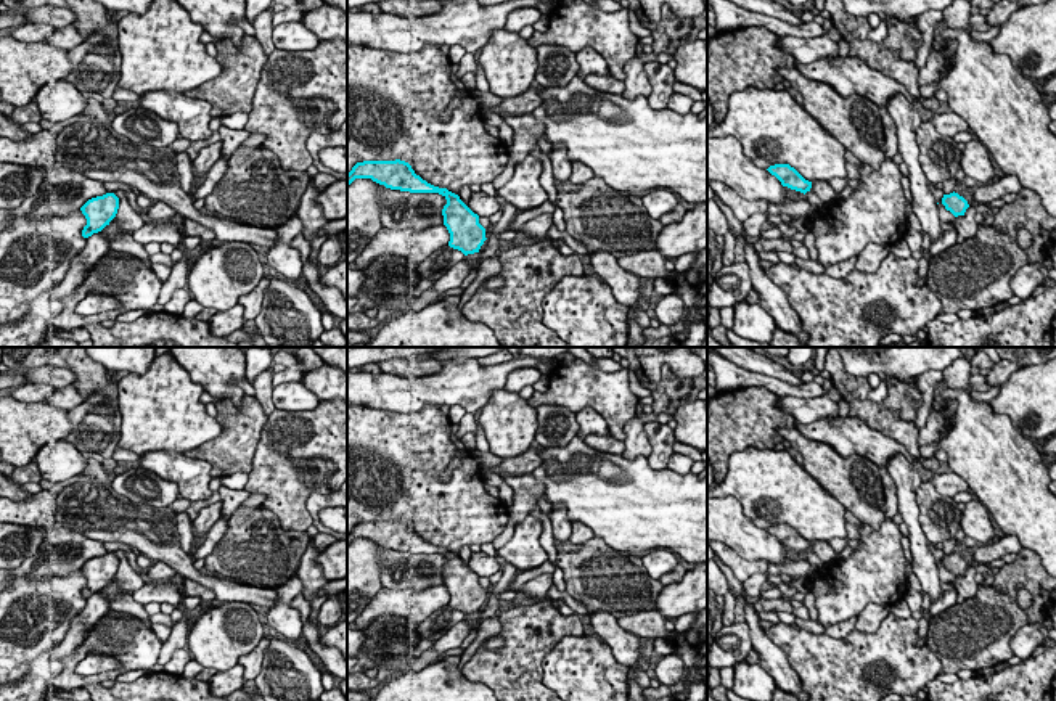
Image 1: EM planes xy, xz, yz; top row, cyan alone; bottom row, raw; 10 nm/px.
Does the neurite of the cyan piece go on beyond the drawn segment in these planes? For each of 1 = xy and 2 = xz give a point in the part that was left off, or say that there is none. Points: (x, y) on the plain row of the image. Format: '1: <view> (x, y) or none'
1: none
2: xz (471, 619)

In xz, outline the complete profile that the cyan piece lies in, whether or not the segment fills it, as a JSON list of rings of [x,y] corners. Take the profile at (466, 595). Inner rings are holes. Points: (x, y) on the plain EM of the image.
[[[400,519],[357,523],[347,534],[347,545],[355,539],[371,539],[391,550],[442,555],[447,560],[442,576],[444,585],[450,593],[448,606],[461,611],[471,629],[476,625],[481,616],[479,609],[487,600],[485,588],[479,584],[479,576],[474,574],[458,555],[428,543],[415,534],[408,523]]]

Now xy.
[[[106,553],[88,560],[82,568],[82,574],[87,579],[87,585],[82,590],[82,596],[88,598],[93,593],[101,592],[116,577],[119,569],[119,558],[114,553]]]

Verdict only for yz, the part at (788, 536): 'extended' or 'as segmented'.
as segmented

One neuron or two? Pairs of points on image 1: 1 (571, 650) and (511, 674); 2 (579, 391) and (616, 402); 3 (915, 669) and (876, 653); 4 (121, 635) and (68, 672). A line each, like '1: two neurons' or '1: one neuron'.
1: two neurons
2: one neuron
3: one neuron
4: one neuron

